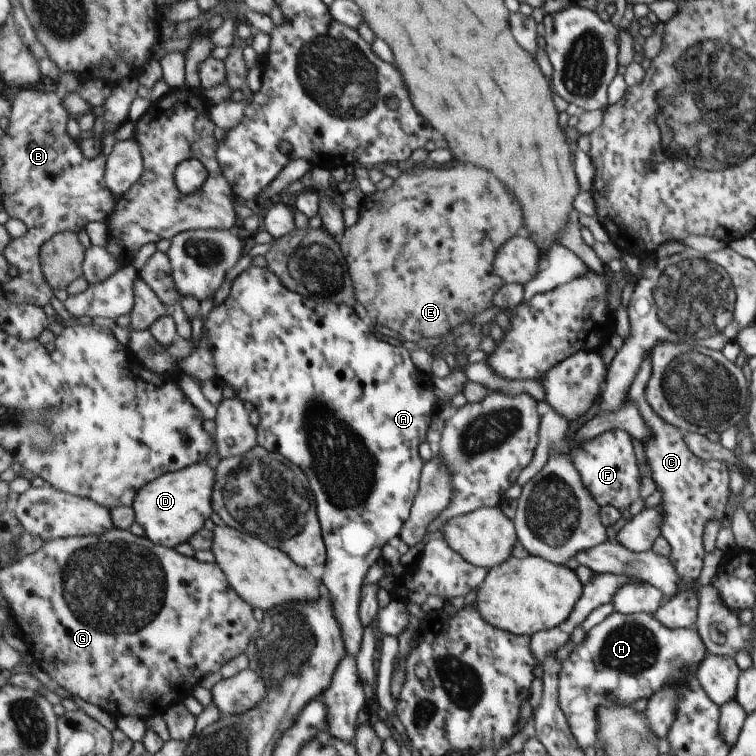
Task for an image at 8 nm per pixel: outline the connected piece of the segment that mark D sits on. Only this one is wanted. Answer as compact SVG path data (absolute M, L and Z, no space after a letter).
M205 459L187 469L164 474L137 493L133 504L137 523L154 543L174 549L179 544L189 543L192 536L203 531L203 522L213 512L211 496L216 480L215 466L208 462Z

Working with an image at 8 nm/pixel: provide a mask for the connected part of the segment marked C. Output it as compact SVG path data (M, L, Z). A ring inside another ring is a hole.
M649 357L641 364L636 378L629 388L626 401L633 402L644 423L648 426L648 437L642 442L643 454L649 465L649 476L659 494L660 535L665 538L670 548L669 562L673 565L682 583L689 583L700 576L703 566L703 546L701 534L705 522L721 520L729 496L729 478L723 470L722 462L711 462L711 470L702 472L702 459L693 455L682 437L683 432L677 427L663 422L644 400L644 388L650 377Z

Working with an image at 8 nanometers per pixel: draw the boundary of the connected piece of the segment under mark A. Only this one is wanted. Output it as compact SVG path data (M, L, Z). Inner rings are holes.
M249 265L231 281L227 298L217 307L207 313L202 324L202 334L207 337L210 344L211 354L215 365L216 383L220 386L231 386L234 396L240 401L247 400L255 410L255 417L258 421L258 443L266 451L278 452L286 460L295 465L307 477L308 485L314 496L315 510L320 523L320 531L323 535L324 545L327 547L327 560L323 564L323 574L320 581L326 588L325 594L332 603L332 612L340 625L343 635L344 654L354 656L359 652L362 632L365 626L358 617L360 610L362 583L365 576L379 559L382 558L382 549L385 544L393 543L404 524L408 520L413 497L417 492L417 478L421 460L417 456L417 442L423 442L425 430L429 426L433 408L437 406L437 398L433 391L433 382L427 373L419 372L403 344L393 346L383 340L377 340L369 328L355 316L352 307L332 303L329 300L318 300L312 297L305 297L299 293L287 290L267 267L255 267Z

